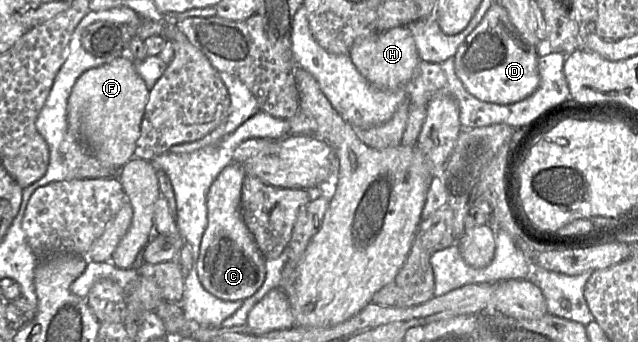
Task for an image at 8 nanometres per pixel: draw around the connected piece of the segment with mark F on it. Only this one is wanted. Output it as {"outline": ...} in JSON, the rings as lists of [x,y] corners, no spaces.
{"outline":[[[117,57],[110,63],[85,71],[74,84],[67,105],[68,129],[84,141],[94,156],[105,166],[121,168],[134,157],[141,122],[149,99],[149,90],[137,73],[134,62]]]}

